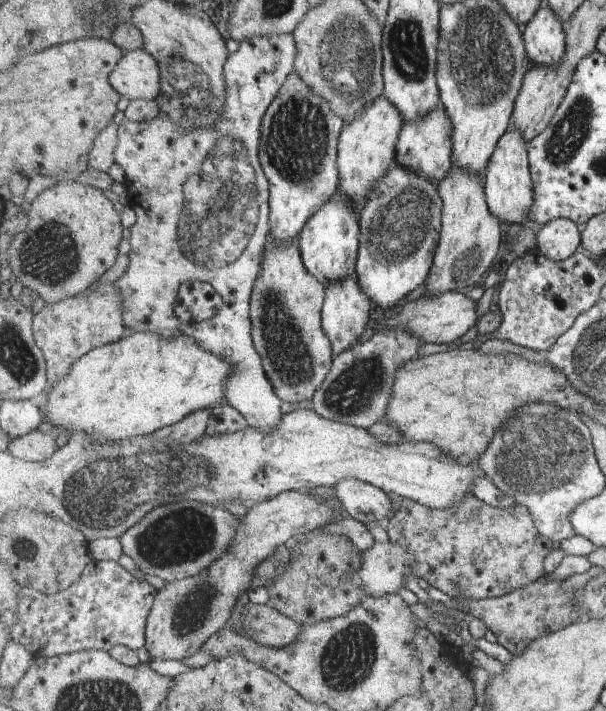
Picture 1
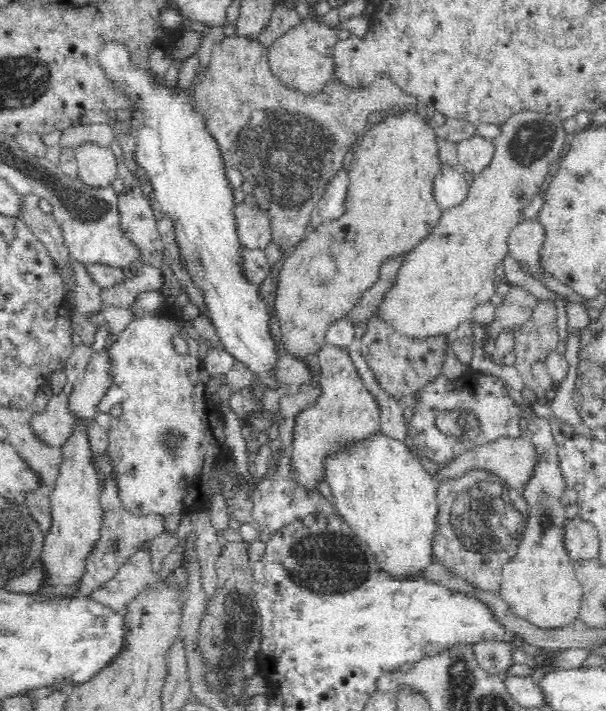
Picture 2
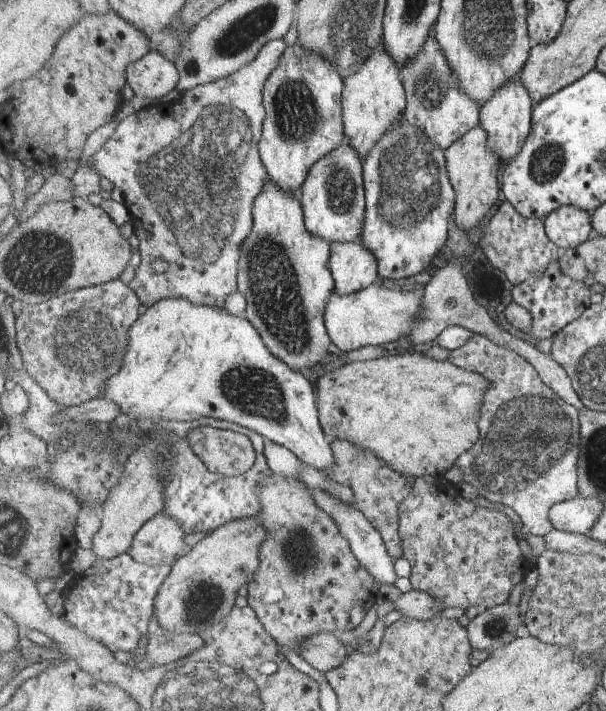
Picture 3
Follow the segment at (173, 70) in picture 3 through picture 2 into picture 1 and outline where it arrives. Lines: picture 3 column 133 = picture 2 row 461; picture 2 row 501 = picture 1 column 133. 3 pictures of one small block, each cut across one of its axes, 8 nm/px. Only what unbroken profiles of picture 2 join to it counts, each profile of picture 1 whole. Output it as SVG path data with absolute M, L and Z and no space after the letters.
M143 49L126 52L110 77L113 88L129 101L153 100L161 90L161 69L156 58Z

